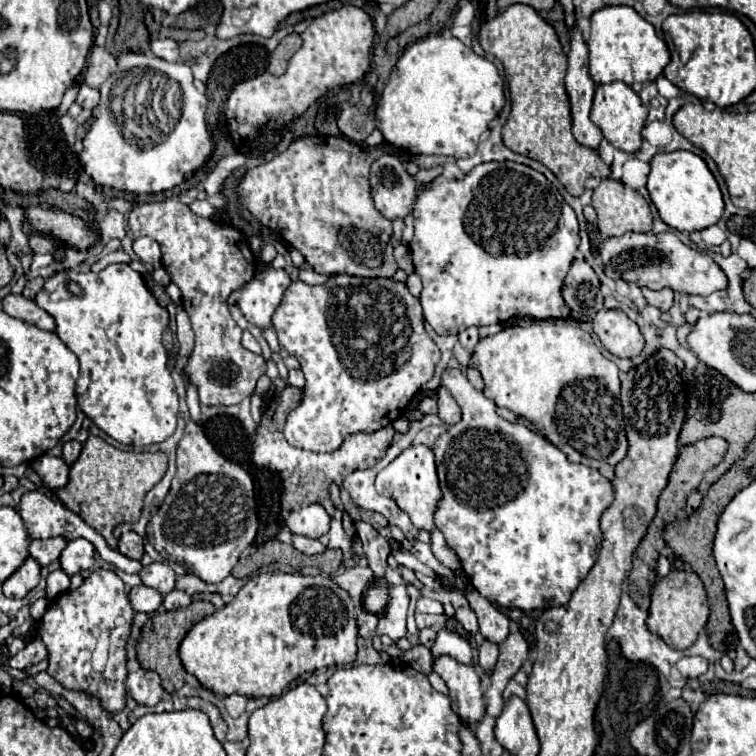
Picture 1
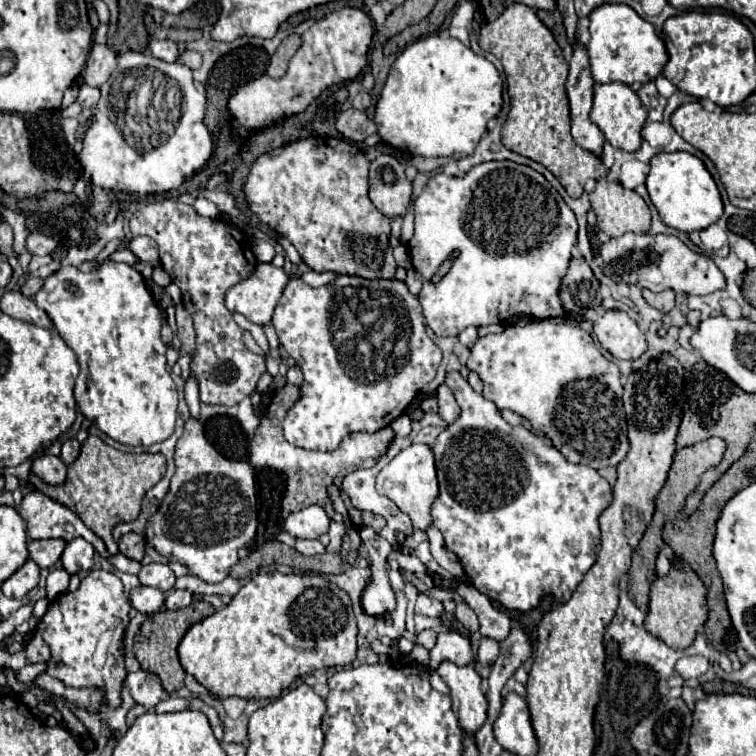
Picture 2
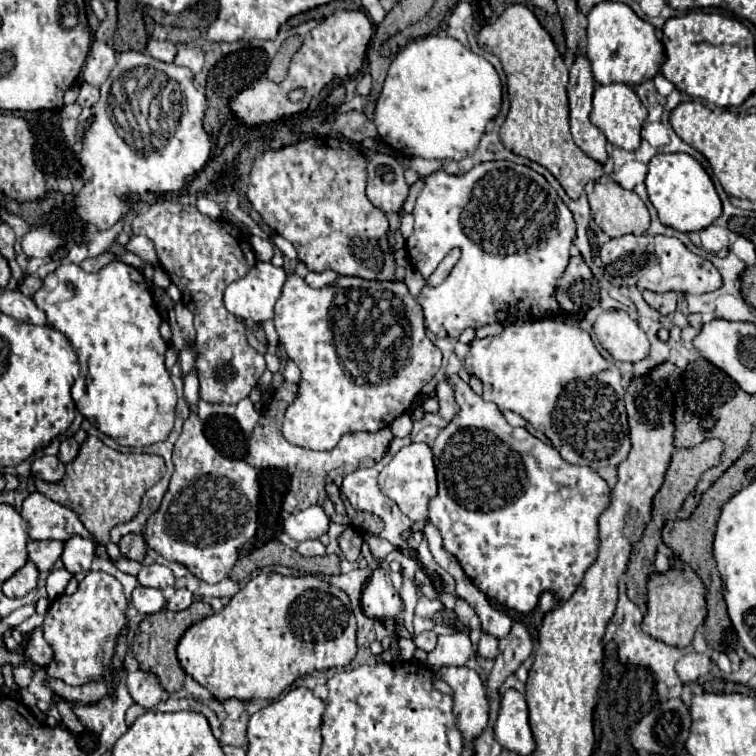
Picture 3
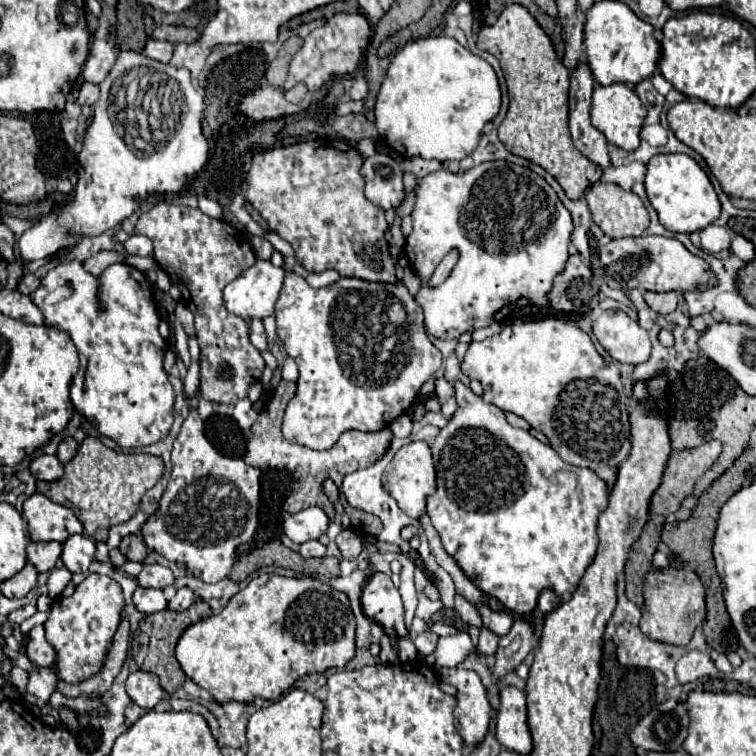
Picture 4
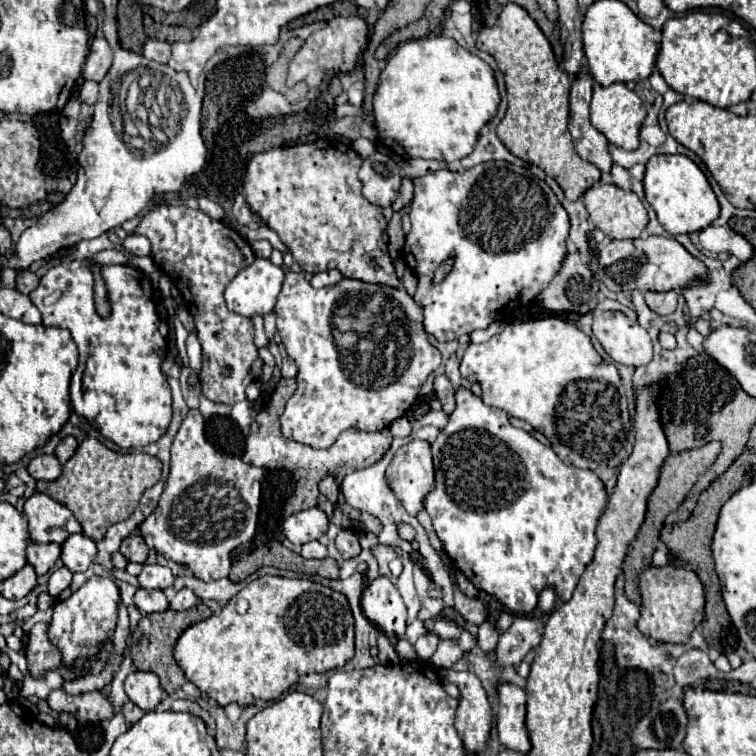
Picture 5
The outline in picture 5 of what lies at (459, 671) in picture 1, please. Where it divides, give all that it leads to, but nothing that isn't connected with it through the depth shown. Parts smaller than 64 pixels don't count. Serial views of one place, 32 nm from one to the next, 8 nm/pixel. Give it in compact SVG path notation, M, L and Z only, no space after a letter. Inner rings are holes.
M442 670L442 678L456 684L460 690L460 700L456 708L456 730L468 750L468 754L482 752L492 724L492 708L486 698L486 690L472 672Z

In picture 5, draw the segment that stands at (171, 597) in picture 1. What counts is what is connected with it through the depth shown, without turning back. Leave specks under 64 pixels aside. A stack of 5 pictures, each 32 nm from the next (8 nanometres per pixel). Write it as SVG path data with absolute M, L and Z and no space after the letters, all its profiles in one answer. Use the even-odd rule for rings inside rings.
M182 588L182 590L178 590L178 592L176 592L176 596L170 600L170 608L172 608L172 610L182 612L182 610L192 608L196 602L198 602L196 594L194 594L190 588Z

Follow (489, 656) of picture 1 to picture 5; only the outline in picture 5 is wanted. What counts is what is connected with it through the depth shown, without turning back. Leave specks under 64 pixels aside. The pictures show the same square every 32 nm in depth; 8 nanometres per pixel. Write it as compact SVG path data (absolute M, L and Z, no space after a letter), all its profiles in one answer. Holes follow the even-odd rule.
M484 622L482 626L480 626L480 632L478 632L478 646L480 646L480 650L484 650L486 654L488 652L494 652L496 650L496 644L498 644L498 632L496 632L496 628L494 628L494 624L492 622Z

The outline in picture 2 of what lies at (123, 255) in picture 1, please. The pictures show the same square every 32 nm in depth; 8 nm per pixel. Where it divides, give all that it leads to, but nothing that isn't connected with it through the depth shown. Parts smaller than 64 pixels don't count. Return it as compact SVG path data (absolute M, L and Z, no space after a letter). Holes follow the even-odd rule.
M121 248L112 253L103 264L114 261L114 262L123 262L128 265L134 265L138 262L138 258L127 248Z

